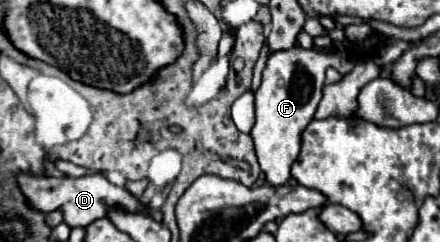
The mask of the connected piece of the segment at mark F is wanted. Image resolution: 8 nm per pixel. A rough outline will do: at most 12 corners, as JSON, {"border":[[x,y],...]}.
{"border":[[302,47],[268,57],[252,139],[268,185],[290,181],[328,67]]}

